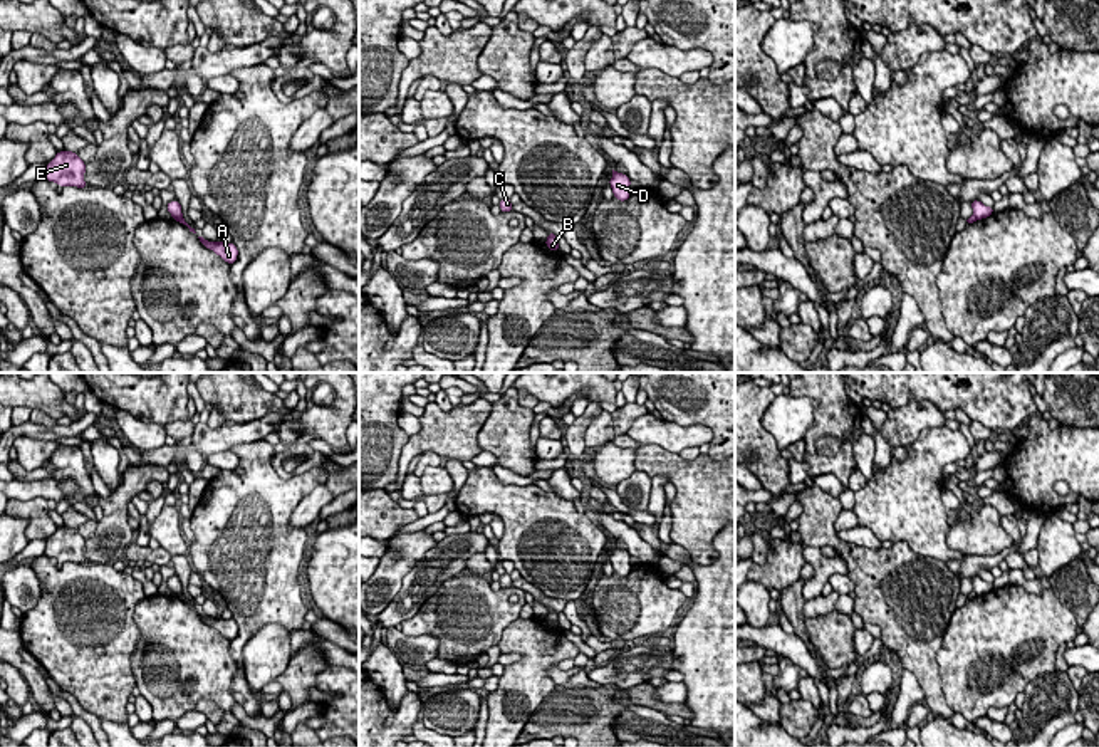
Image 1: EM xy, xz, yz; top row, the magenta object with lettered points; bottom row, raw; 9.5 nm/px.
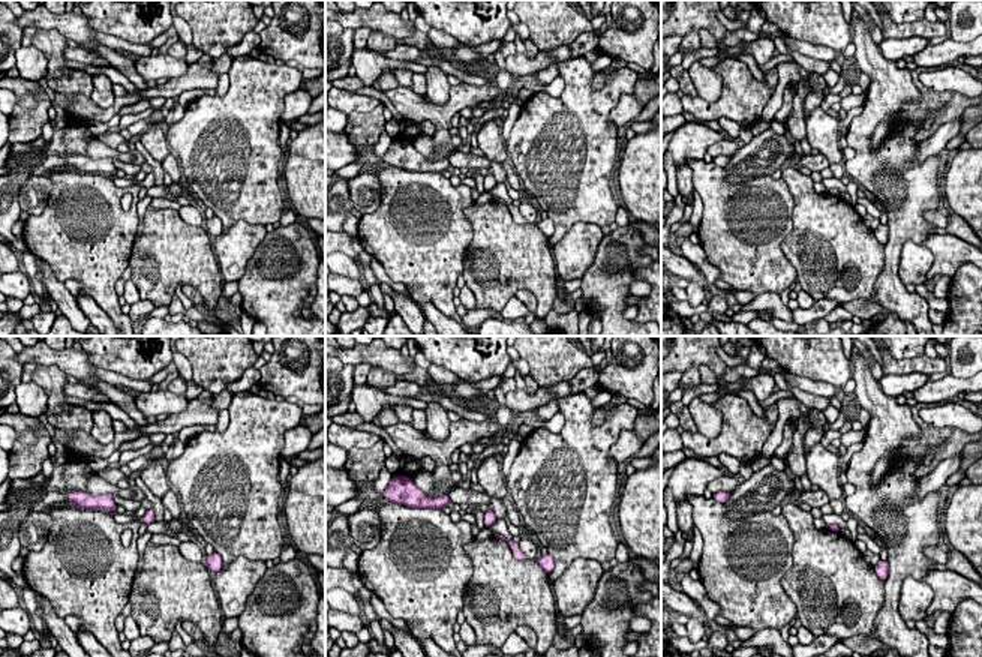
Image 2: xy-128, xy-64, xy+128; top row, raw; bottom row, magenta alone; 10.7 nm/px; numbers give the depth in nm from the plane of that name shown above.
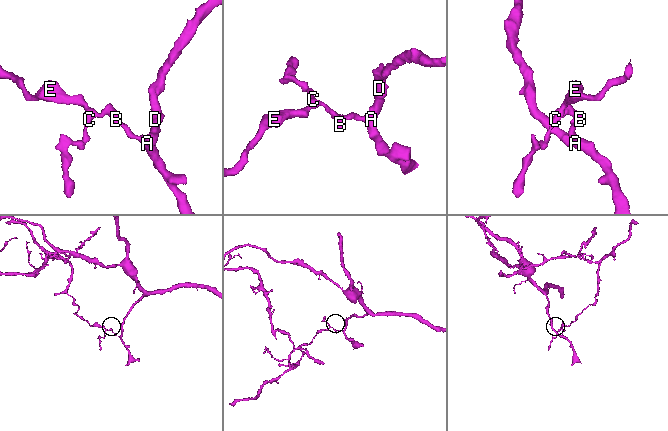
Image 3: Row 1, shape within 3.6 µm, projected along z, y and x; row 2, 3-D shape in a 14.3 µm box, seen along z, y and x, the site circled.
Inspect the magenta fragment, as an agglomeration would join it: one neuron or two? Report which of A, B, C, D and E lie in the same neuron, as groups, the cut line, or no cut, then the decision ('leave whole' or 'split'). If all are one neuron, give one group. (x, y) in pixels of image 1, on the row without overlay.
A D / B C E | xy (182, 591), (173, 593) | split

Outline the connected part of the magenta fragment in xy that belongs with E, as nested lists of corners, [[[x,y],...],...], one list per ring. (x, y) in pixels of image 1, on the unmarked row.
[[[59,527],[52,537],[49,537],[44,556],[54,557],[59,562],[87,564],[84,557],[86,539],[72,527]]]

